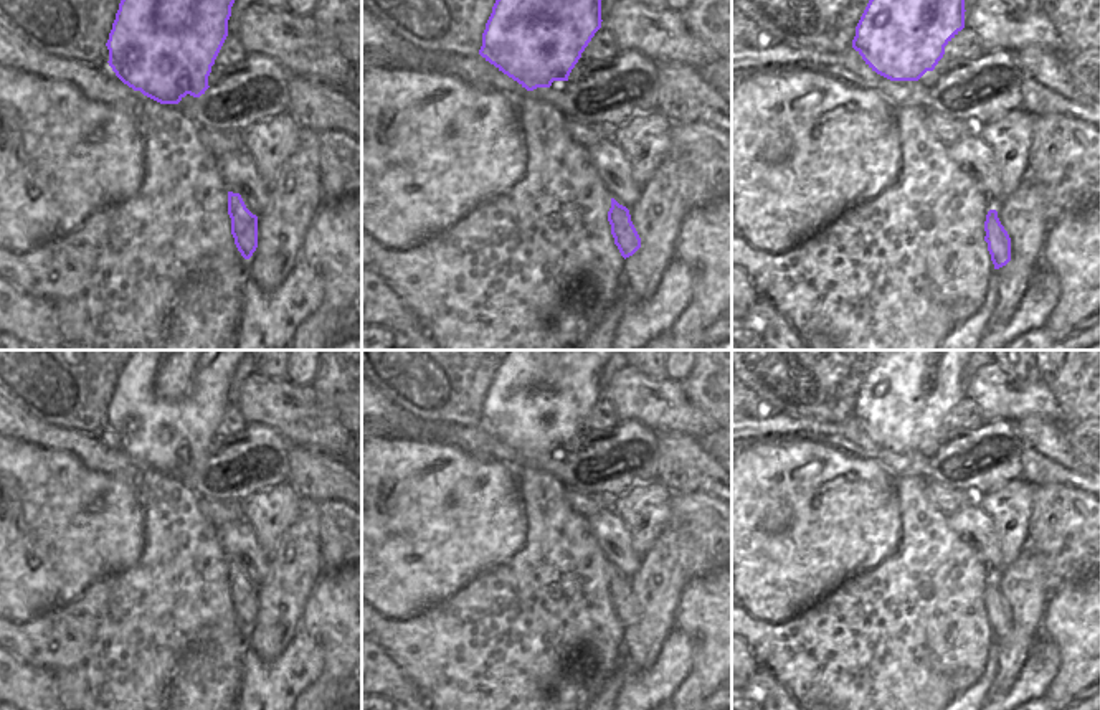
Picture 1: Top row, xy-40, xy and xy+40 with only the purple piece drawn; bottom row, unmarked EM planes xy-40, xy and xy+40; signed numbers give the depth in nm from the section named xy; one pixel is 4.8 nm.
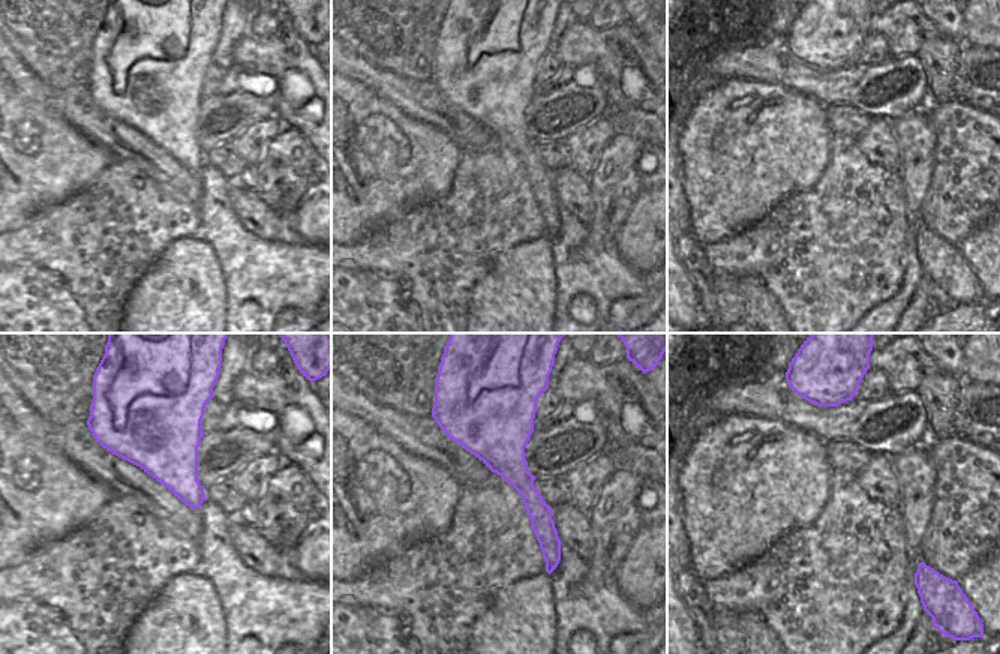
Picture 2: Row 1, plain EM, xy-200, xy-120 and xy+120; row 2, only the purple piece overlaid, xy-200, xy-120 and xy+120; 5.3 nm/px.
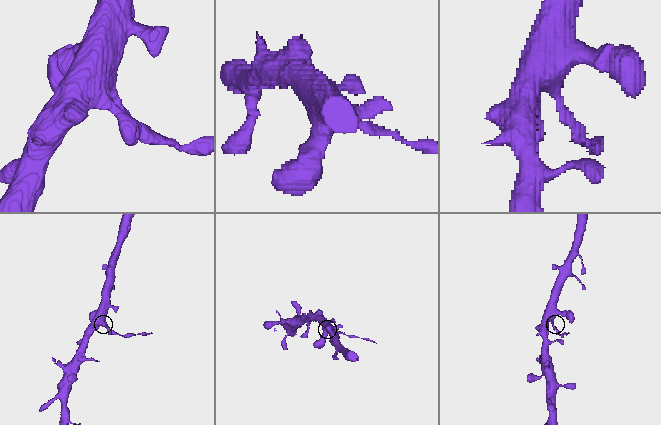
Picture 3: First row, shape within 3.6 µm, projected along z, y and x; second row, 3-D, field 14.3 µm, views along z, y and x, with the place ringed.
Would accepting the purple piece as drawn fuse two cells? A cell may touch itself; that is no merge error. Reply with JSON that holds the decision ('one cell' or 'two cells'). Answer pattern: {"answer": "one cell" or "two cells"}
{"answer": "two cells"}

